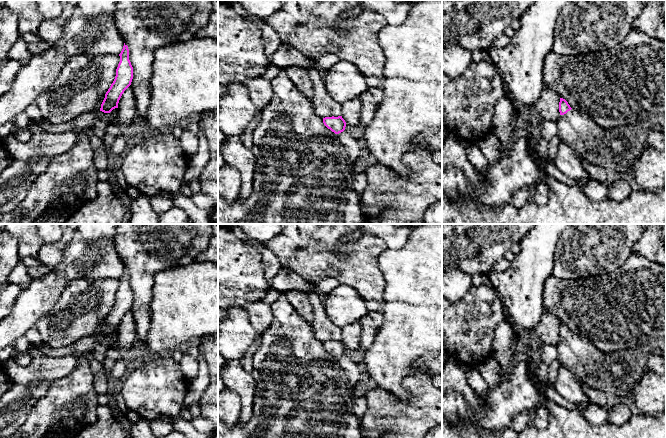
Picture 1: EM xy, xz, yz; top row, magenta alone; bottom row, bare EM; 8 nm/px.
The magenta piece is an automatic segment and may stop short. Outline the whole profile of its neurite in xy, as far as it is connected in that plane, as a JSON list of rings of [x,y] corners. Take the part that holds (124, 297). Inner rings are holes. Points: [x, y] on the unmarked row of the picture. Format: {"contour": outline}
{"contour": [[[124,267],[120,280],[120,286],[116,293],[116,300],[110,312],[105,318],[100,335],[110,337],[118,332],[119,324],[124,315],[131,309],[133,303],[133,291],[129,284],[129,273]]]}

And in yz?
{"contour": [[[560,322],[560,340],[556,345],[558,360],[573,373],[597,388],[606,388],[603,371],[607,369],[611,357],[598,350],[584,337],[575,335],[568,326]]]}

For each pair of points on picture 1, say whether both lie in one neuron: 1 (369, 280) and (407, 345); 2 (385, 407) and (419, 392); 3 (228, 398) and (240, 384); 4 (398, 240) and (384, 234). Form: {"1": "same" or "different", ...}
{"1": "different", "2": "same", "3": "different", "4": "same"}

